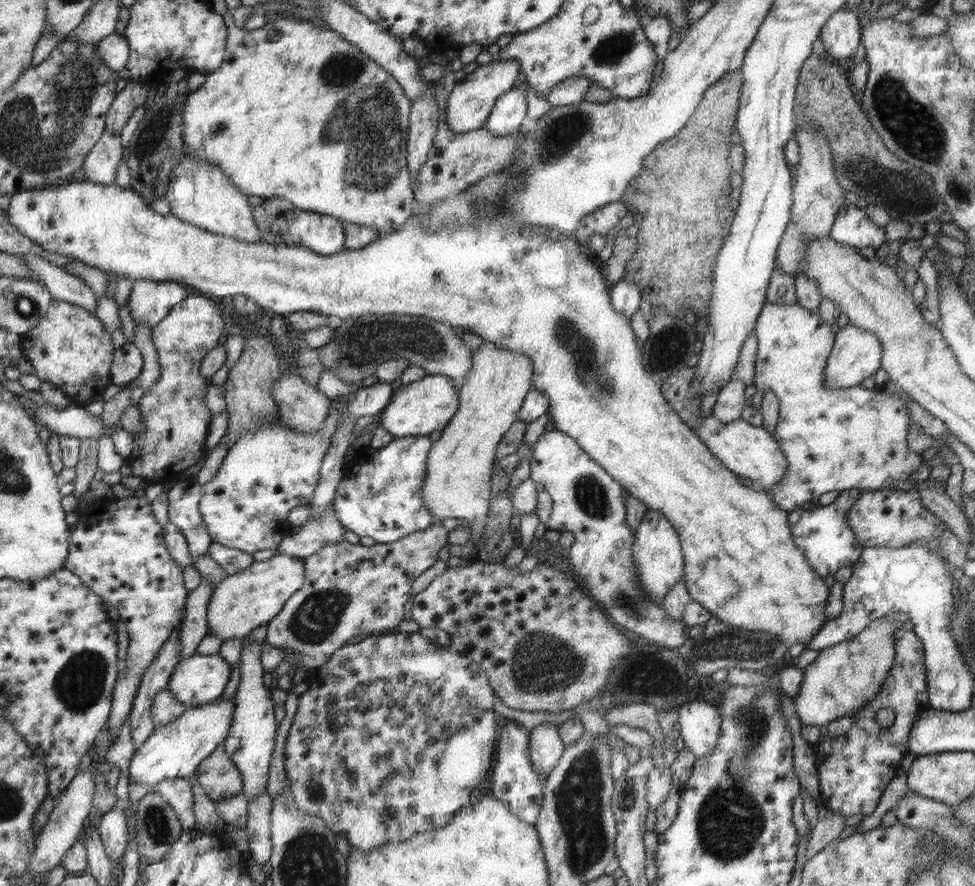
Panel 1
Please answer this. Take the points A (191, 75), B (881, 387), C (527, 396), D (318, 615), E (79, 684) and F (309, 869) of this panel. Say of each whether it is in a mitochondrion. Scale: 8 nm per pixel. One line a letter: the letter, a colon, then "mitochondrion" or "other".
A: other
B: other
C: other
D: mitochondrion
E: mitochondrion
F: mitochondrion

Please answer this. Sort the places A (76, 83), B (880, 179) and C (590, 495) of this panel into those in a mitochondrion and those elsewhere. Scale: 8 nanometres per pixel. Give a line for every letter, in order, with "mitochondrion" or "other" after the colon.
A: mitochondrion
B: mitochondrion
C: mitochondrion

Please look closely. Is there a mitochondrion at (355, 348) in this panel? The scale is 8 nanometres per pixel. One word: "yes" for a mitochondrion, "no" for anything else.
yes

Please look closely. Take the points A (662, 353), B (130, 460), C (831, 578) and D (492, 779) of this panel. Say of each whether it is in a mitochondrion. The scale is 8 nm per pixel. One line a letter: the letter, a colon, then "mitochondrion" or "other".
A: mitochondrion
B: other
C: other
D: other

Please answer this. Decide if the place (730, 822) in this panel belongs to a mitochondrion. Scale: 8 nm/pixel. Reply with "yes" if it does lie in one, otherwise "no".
yes

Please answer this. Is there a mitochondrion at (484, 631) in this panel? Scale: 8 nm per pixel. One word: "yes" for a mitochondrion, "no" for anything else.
no

